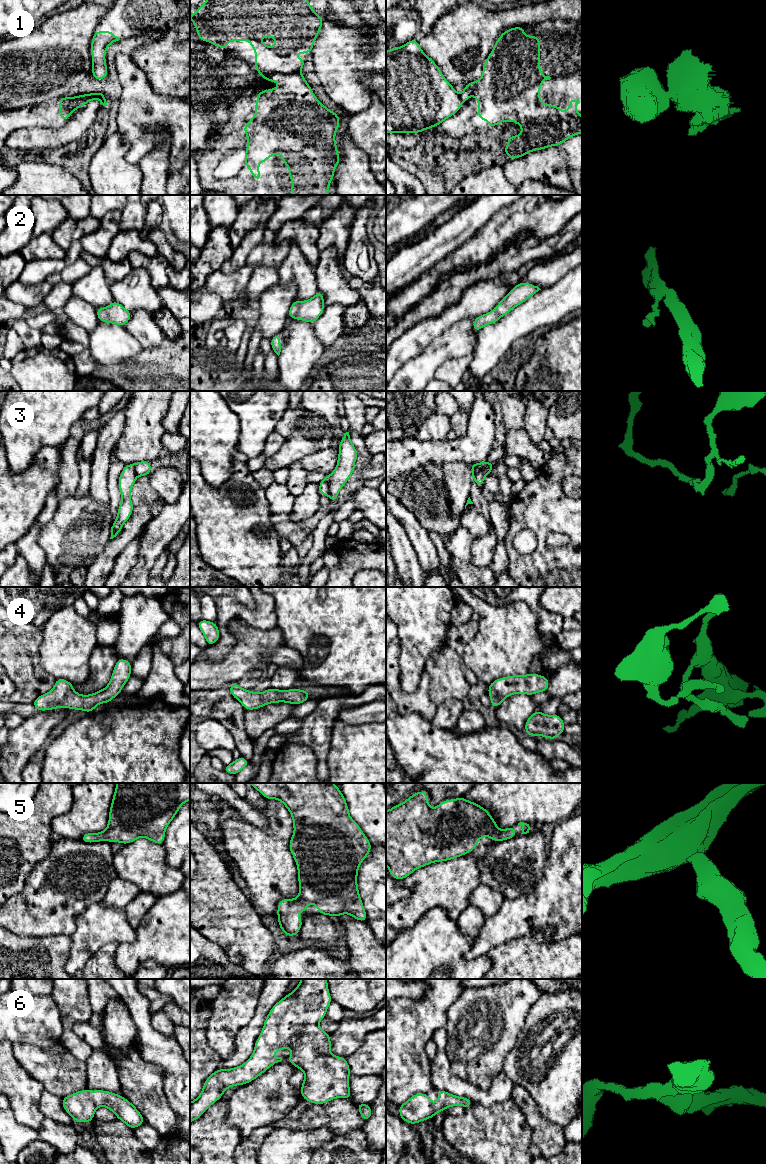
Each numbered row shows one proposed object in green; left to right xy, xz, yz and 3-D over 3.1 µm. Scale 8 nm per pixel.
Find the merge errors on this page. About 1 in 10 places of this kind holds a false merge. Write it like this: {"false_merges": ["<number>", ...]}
{"false_merges": ["1", "3"]}

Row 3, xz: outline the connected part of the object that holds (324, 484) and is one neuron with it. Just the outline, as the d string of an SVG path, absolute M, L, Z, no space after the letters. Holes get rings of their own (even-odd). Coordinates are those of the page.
M325 476L323 480L319 483L319 494L322 495L328 495L329 493L329 483L330 478L329 476Z

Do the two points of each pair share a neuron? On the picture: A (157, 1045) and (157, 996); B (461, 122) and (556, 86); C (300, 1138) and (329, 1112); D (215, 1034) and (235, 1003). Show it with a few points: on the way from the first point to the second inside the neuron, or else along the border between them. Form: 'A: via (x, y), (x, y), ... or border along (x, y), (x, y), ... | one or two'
A: border along (141, 993), (148, 1000), (149, 1013), (151, 1015) | two
B: via (485, 119), (500, 104), (513, 102), (532, 88) | one
C: border along (286, 1128), (316, 1129), (326, 1126), (332, 1132) | two
D: via (215, 1027), (230, 1011) | one

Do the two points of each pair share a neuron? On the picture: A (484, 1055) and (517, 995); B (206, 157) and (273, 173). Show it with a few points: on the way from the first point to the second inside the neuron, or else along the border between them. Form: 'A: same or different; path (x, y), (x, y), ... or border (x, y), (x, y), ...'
A: same; path (485, 1040), (485, 1027), (502, 1010)
B: same; path (223, 169), (256, 170)

